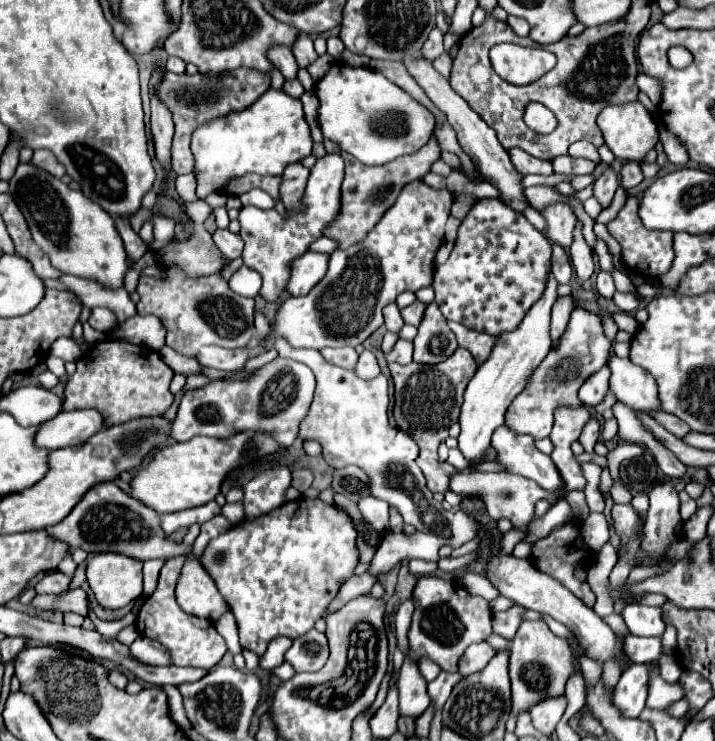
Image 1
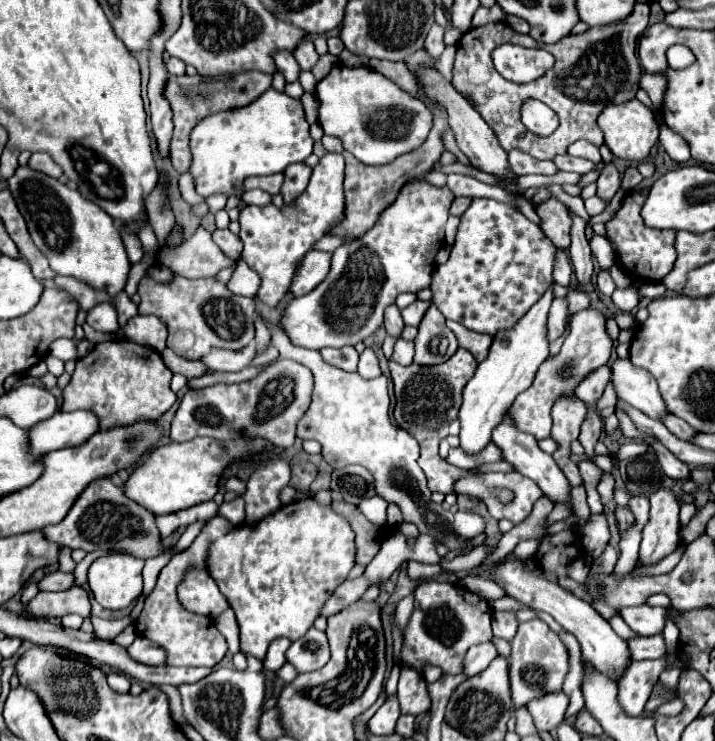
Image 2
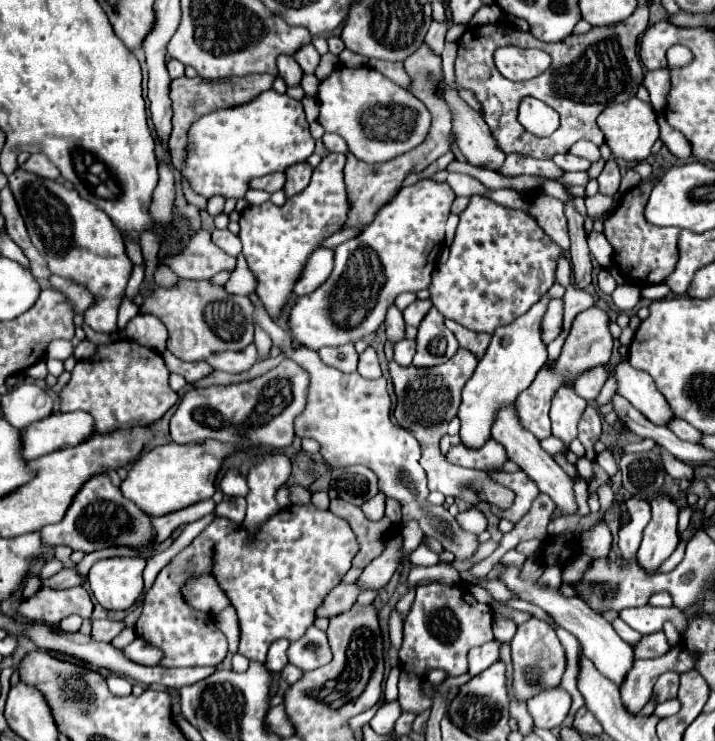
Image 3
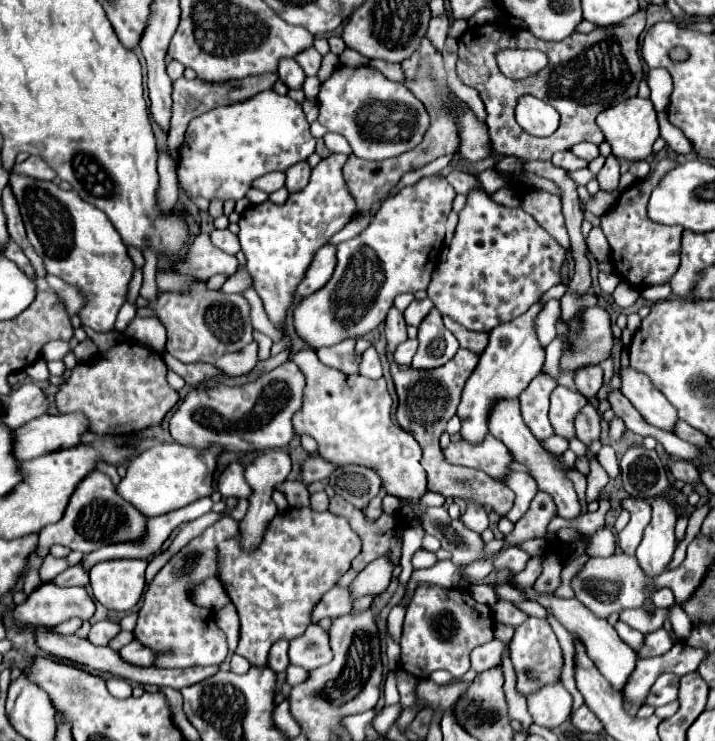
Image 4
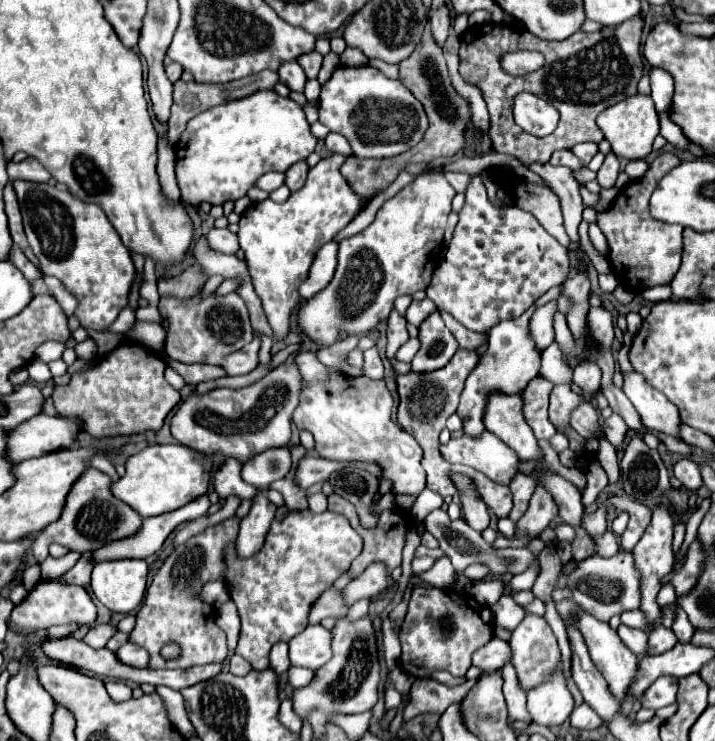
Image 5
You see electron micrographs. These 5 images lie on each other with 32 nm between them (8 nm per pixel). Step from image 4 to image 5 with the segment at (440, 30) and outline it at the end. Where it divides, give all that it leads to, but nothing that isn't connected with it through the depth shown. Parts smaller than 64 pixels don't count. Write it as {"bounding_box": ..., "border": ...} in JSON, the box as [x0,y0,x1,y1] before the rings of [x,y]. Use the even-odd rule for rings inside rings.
{"bounding_box":[430,4,452,46],"border":[[[442,4],[440,8],[436,8],[430,16],[430,22],[432,22],[432,34],[436,36],[436,42],[442,46],[450,34],[450,28],[452,28],[452,18],[450,18],[448,6]]]}

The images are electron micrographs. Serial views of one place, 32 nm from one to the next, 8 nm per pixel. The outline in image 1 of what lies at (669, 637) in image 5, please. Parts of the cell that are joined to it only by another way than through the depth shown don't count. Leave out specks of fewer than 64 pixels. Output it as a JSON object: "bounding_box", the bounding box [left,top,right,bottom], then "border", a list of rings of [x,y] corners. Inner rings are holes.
{"bounding_box":[624,636,662,662],"border":[[[628,636],[624,640],[624,648],[628,652],[630,662],[652,662],[658,660],[662,652],[662,640],[660,638],[640,638],[640,636]]]}

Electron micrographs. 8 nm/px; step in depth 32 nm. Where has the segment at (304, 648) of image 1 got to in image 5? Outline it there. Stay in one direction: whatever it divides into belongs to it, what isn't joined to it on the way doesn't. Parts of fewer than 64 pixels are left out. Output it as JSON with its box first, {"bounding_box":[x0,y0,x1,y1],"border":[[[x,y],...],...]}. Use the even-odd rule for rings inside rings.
{"bounding_box":[288,624,332,670],"border":[[[322,624],[308,626],[300,636],[288,642],[292,666],[304,666],[318,670],[332,658],[332,632]]]}

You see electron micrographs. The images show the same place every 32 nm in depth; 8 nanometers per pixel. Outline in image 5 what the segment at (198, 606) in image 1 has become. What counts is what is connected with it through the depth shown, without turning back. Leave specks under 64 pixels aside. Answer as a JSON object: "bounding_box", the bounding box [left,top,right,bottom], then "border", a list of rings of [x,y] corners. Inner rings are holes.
{"bounding_box":[202,582,230,608],"border":[[[212,582],[212,584],[206,584],[202,596],[204,596],[204,602],[208,602],[208,604],[212,604],[212,606],[216,606],[216,608],[218,608],[220,604],[224,604],[224,602],[230,598],[228,588],[226,588],[224,582]]]}

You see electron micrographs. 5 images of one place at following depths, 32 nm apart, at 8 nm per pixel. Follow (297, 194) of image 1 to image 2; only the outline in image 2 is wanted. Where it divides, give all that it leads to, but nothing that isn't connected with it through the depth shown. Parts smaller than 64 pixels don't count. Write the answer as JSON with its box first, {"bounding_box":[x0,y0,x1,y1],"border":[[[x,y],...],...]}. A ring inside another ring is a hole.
{"bounding_box":[282,162,312,202],"border":[[[304,162],[300,164],[290,164],[286,170],[284,170],[284,184],[282,184],[282,196],[284,196],[284,202],[292,202],[296,196],[300,196],[306,188],[306,182],[310,180],[310,174],[312,174],[312,168],[306,166]]]}

